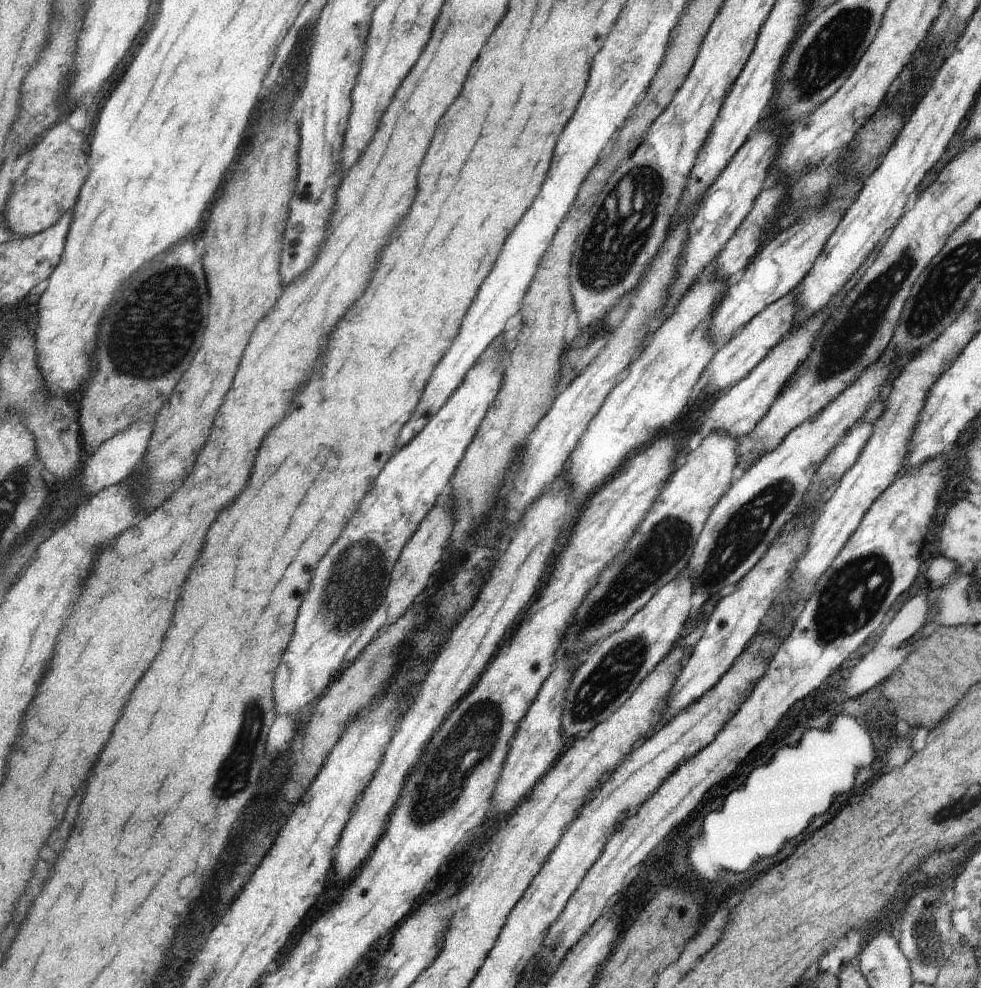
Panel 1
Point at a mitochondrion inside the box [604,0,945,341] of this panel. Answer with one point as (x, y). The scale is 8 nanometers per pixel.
(833, 50)

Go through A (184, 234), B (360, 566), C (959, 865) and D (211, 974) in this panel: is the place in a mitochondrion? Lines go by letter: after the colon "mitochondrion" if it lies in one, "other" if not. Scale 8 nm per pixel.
A: other
B: mitochondrion
C: other
D: mitochondrion

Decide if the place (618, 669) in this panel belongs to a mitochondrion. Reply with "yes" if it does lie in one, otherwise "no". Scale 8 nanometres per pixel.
yes

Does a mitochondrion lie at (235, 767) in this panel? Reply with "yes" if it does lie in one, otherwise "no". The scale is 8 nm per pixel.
yes

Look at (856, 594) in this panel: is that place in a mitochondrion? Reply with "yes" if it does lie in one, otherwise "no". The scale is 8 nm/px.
yes

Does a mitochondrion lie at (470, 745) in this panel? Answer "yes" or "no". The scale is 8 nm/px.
yes

